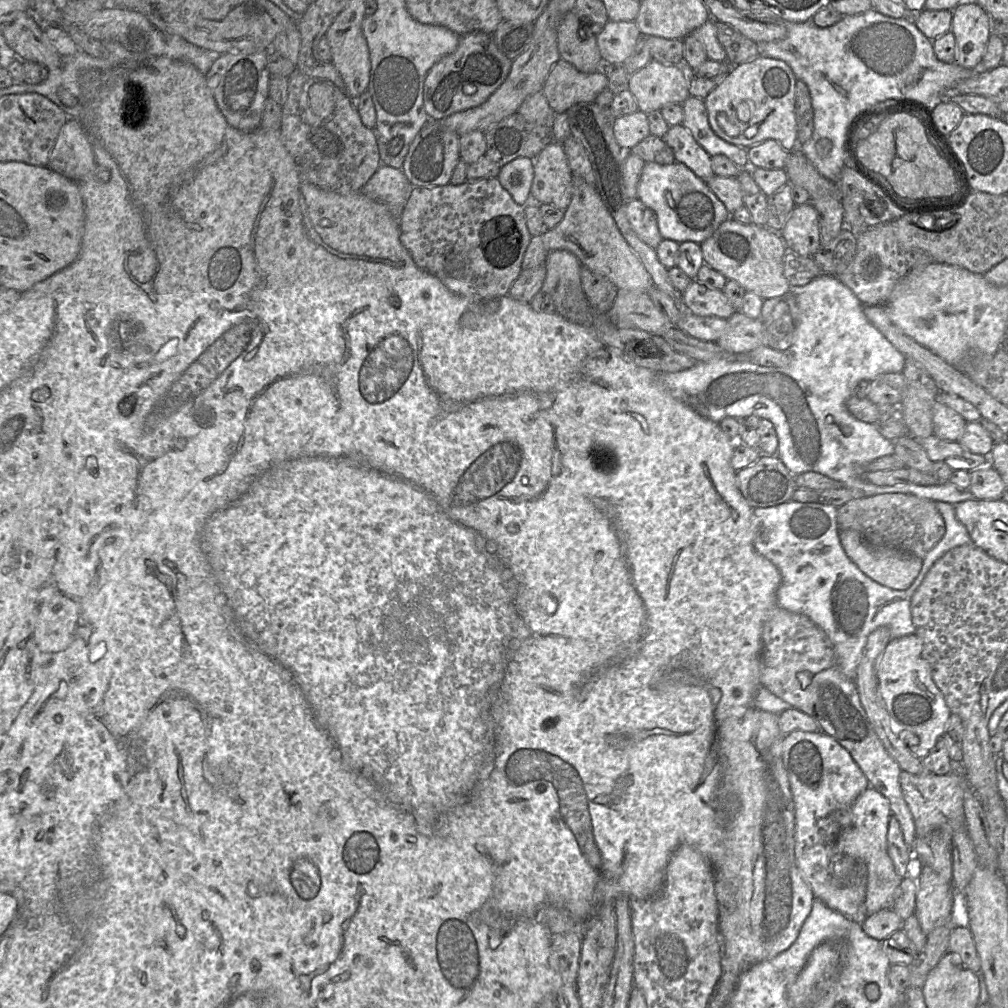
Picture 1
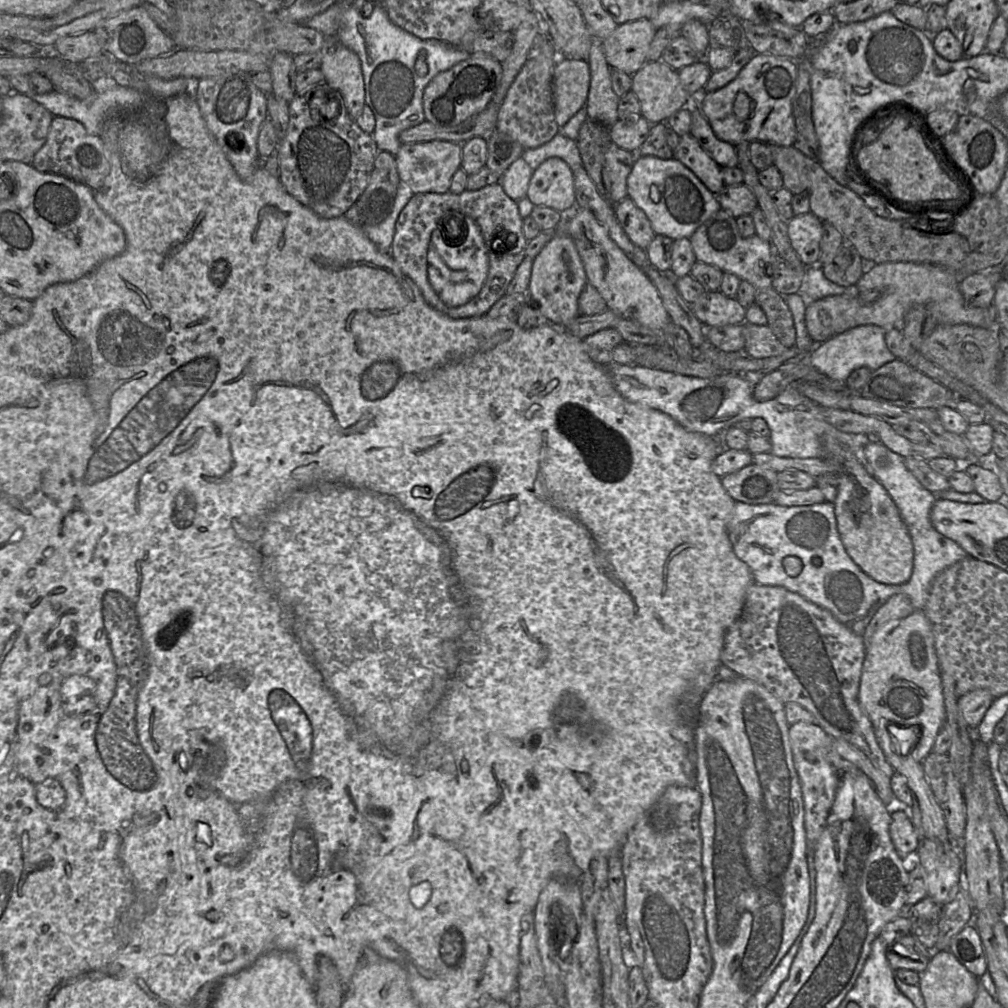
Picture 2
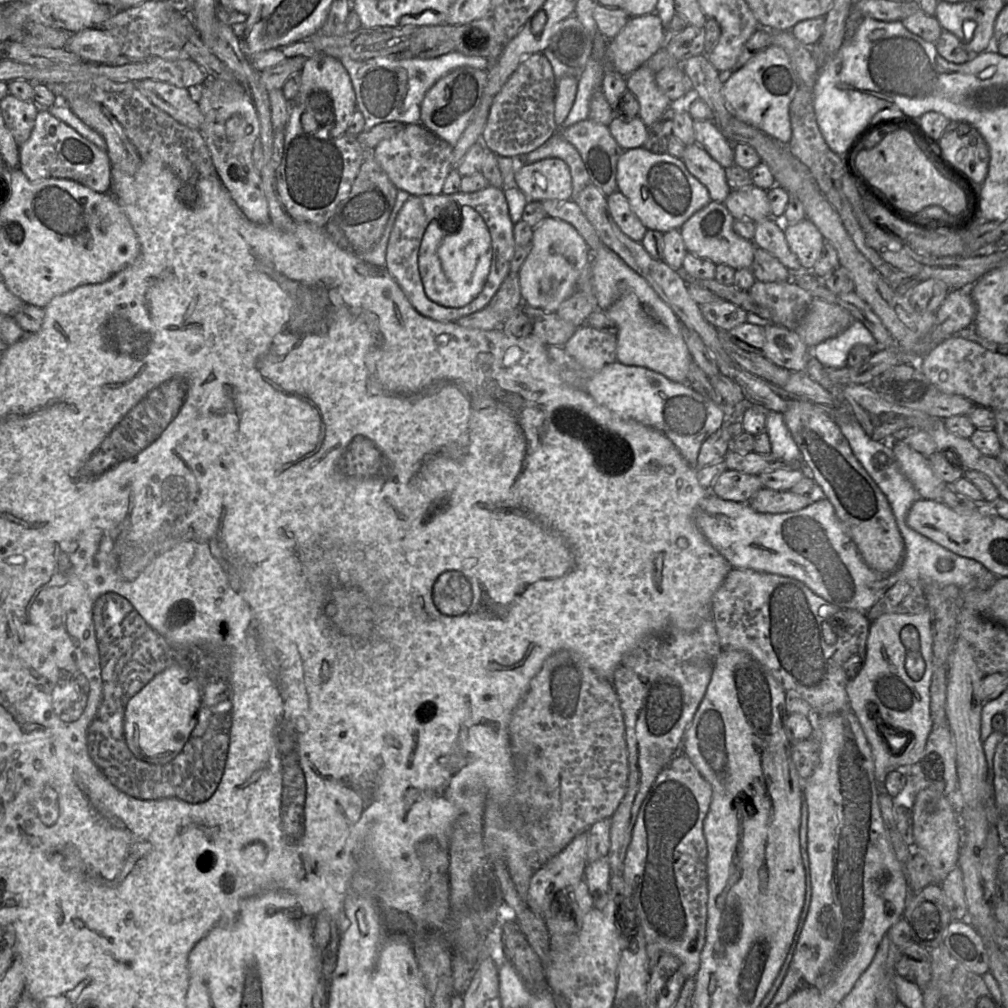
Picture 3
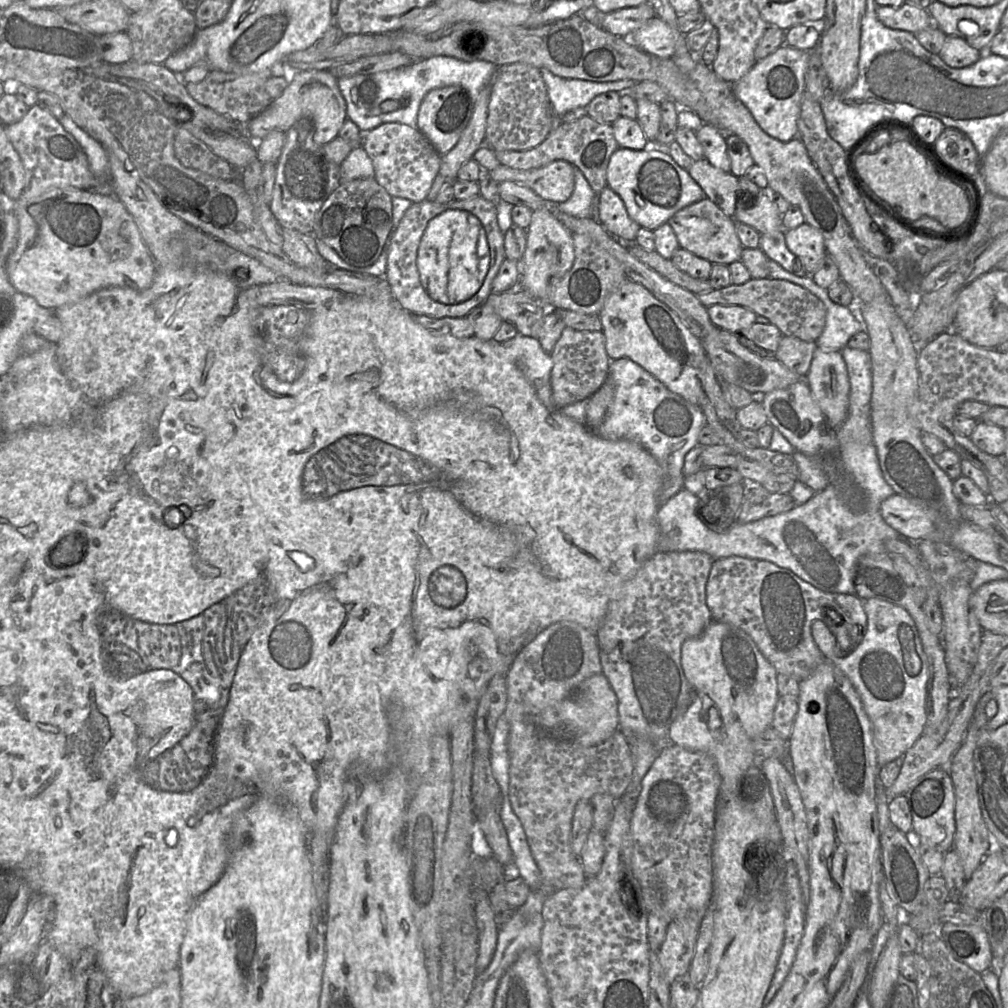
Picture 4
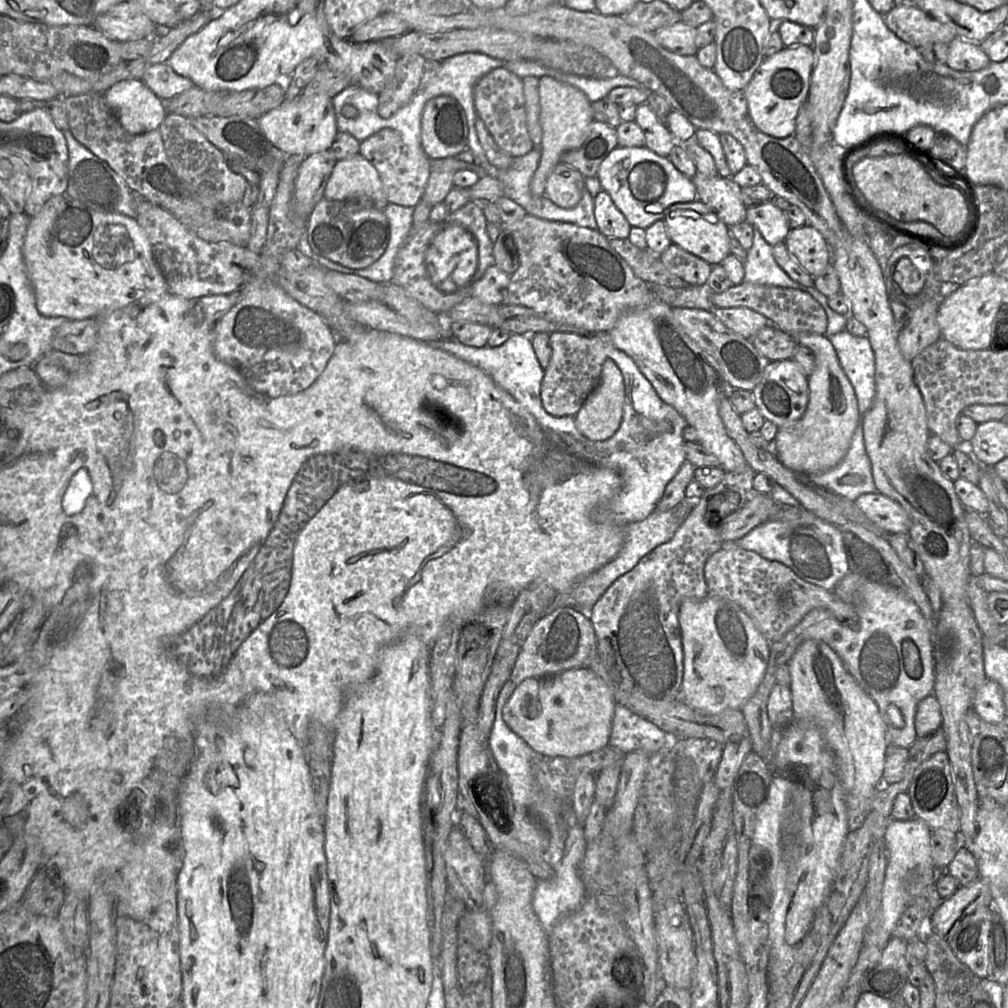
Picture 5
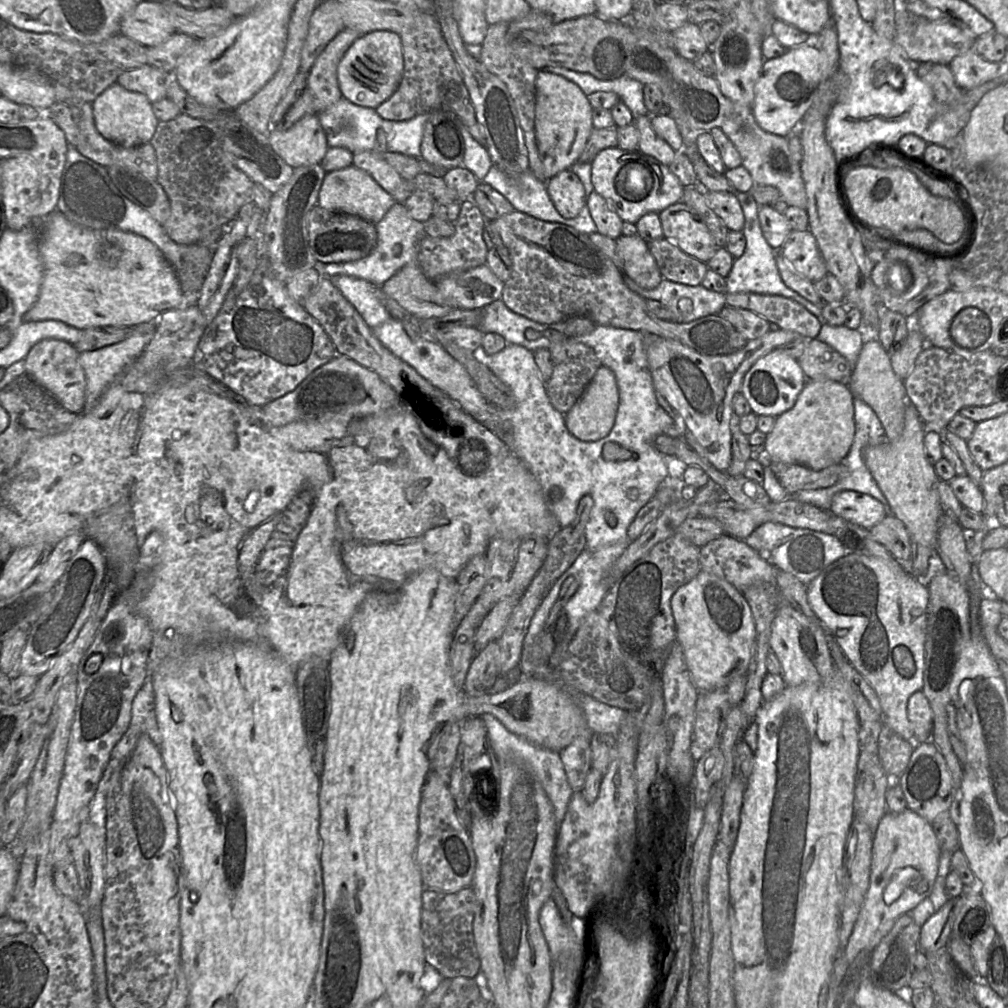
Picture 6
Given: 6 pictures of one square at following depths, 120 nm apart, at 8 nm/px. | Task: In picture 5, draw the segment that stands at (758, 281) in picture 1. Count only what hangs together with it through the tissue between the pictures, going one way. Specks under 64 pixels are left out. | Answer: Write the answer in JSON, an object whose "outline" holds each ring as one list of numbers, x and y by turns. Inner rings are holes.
{"outline":[[699,199,693,202,673,204,665,217,667,235,672,244,703,259,711,266,721,265,730,253,730,227,716,214,715,210]]}

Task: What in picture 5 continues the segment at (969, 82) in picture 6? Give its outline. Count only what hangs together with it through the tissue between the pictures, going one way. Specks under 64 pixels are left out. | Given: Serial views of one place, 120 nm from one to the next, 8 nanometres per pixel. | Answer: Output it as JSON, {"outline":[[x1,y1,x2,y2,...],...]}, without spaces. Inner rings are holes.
{"outline":[[961,37,955,38,948,44,947,65,958,71,977,71,987,67,991,61,979,44]]}

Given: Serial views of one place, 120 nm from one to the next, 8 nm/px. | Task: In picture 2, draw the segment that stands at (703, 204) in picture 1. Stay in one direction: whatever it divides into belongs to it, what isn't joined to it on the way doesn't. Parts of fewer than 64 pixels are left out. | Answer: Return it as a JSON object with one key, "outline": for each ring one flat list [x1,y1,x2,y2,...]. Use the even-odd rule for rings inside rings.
{"outline":[[637,156,627,178,627,191,628,196,646,214,654,233,672,240,689,238,699,226,721,209,717,195,675,158]]}

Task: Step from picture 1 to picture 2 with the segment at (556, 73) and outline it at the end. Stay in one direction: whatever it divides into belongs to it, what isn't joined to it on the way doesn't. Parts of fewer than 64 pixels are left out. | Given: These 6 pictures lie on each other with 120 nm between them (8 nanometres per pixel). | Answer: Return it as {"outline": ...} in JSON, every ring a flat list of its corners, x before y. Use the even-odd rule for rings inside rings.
{"outline":[[560,58,555,63,552,89,554,114,559,128,586,104,589,85,587,61]]}

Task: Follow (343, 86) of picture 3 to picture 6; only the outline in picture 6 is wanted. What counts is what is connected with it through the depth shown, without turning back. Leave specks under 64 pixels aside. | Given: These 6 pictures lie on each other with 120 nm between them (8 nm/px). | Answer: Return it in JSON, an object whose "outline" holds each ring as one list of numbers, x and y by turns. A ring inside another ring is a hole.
{"outline":[[307,114,287,130,270,127,273,150,292,168,319,164,328,151,327,137,317,114]]}

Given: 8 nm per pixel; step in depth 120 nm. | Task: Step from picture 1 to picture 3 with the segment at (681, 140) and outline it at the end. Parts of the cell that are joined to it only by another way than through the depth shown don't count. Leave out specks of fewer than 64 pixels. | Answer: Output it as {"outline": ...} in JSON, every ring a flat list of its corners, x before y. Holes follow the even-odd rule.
{"outline":[[694,143,685,146,681,160,687,170,707,188,712,201,725,201,731,191,725,169,700,145]]}

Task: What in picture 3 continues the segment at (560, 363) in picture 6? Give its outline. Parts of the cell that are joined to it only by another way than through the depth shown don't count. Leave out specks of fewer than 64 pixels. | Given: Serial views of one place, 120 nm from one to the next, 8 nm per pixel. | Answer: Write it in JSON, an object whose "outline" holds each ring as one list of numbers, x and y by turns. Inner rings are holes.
{"outline":[[588,325,579,326,563,347,585,370,596,372,617,361,617,337]]}

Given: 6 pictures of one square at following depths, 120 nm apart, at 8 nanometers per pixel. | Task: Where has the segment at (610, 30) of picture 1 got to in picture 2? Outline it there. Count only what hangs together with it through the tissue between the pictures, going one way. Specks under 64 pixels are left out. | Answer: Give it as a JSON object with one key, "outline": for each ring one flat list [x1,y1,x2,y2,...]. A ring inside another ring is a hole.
{"outline":[[649,19,620,24,605,39,602,49,610,68,635,74,645,63,656,28]]}

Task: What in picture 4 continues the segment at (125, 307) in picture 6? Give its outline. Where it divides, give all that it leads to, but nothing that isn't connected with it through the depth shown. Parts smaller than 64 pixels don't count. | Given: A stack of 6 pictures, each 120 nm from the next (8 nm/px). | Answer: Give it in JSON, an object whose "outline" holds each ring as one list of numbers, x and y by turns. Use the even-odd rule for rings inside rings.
{"outline":[[52,188,37,197,27,199,24,197,23,189,21,197,10,202,8,209,15,214,19,224,18,240,6,265,9,281,18,292,33,297,41,307,55,310,63,305,75,303,97,290,108,287,128,287,142,291,151,286,156,274,154,261,142,240,132,216,116,197,76,188]]}

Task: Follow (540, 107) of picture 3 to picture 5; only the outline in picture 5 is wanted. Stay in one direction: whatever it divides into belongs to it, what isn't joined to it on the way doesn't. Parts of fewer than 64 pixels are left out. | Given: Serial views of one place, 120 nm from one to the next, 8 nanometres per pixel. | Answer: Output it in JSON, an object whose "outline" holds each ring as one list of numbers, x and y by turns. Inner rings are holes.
{"outline":[[504,67,495,68,481,77,474,86,477,115,484,122,499,148,514,158,522,157,533,148,526,125,522,78]]}

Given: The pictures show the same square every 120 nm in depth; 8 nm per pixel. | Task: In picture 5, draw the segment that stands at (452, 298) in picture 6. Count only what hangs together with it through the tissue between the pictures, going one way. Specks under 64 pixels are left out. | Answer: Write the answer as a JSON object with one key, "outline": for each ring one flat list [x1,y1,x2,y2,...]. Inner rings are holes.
{"outline":[[496,265,488,267,483,276,472,285,471,296,484,303,501,305,505,303,510,275]]}

